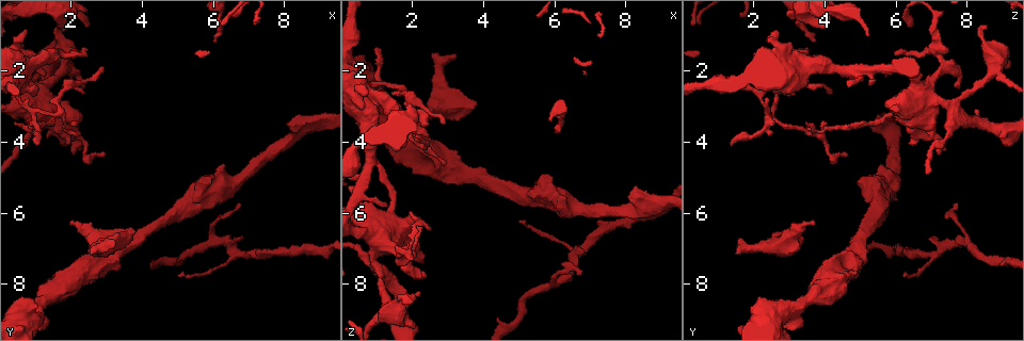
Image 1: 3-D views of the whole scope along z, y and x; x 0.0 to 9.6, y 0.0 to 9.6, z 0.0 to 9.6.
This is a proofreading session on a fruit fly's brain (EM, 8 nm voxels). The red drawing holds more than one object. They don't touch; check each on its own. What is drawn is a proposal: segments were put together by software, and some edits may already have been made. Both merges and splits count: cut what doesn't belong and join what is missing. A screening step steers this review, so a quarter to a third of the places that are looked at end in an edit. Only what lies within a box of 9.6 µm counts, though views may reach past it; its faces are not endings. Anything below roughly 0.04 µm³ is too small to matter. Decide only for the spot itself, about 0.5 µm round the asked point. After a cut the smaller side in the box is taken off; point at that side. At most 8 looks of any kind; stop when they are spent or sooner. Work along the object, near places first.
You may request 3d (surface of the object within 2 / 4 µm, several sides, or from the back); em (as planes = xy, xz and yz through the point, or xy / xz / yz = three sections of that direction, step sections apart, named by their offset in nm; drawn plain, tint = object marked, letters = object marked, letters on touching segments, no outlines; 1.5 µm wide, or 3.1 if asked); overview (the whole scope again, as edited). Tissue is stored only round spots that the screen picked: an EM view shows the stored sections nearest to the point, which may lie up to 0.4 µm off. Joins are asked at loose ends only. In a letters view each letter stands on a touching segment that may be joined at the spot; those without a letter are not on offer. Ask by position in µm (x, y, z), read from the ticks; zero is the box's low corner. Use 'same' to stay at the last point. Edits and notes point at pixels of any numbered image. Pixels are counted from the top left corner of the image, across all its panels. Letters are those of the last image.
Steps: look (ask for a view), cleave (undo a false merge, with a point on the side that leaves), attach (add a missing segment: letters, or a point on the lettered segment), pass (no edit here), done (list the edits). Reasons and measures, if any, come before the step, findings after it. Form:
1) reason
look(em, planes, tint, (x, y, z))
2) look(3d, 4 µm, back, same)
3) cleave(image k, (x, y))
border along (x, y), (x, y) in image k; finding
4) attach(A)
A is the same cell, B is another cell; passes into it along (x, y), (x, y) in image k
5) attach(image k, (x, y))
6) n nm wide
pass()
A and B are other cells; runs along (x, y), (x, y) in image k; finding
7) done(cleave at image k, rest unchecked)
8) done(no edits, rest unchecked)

abrupt turn
look(em, planes, letters, (0.60, 2.25, 6.50))

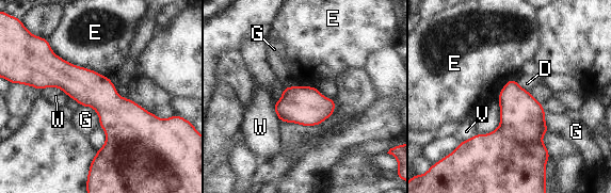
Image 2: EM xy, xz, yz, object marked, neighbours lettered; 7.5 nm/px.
E touches over 500 nm
pass()
D, E, G, V and W are other cells; border along (80, 105), (96, 112), (99, 125) in image 2; continuous, no second neuron

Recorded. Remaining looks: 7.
three-way junction
look(em, planes, letters, (1.65, 3.20, 2.40))

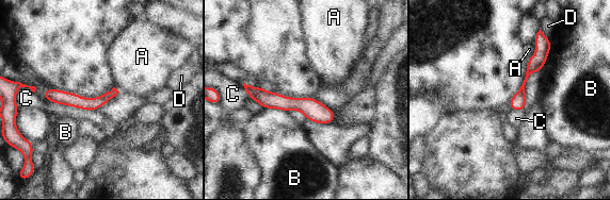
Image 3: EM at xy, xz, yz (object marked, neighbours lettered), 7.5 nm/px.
100 nm wide
pass()
A, B, C and D are other cells; continuous, no second neuron

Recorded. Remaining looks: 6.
thin end
look(em, planes, letters, (2.40, 2.55, 4.15))

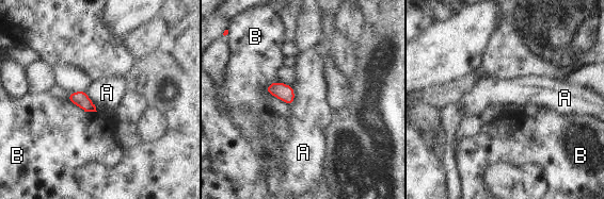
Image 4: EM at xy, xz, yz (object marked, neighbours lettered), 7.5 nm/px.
pass()
A and B are other cells; border along (291, 86), (293, 102), (289, 105) in image 4; no lettered segment goes on from it

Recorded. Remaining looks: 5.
stops while still wide
look(em, planes, letters, (1.90, 6.35, 3.65))

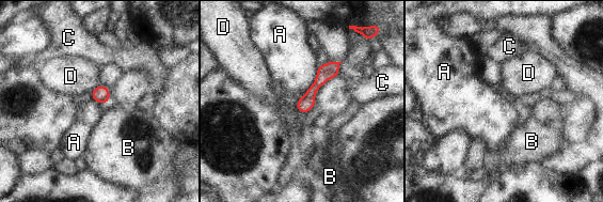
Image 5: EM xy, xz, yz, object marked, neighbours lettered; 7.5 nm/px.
pass()
A, B, C and D are other cells; runs along (336, 64), (313, 89), (301, 109) in image 5; none of them fits

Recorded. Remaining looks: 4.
done(no edits, rest unchecked)

